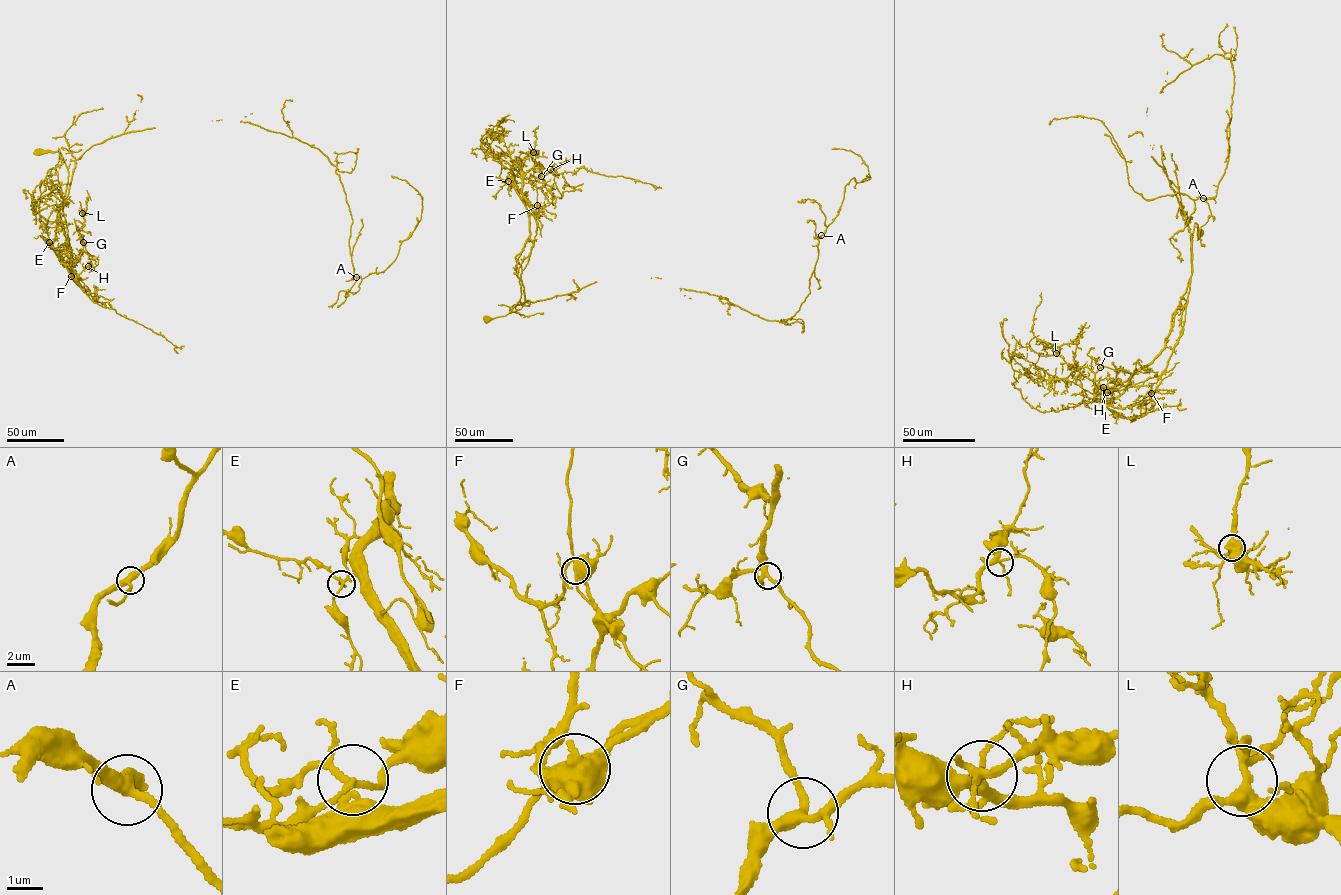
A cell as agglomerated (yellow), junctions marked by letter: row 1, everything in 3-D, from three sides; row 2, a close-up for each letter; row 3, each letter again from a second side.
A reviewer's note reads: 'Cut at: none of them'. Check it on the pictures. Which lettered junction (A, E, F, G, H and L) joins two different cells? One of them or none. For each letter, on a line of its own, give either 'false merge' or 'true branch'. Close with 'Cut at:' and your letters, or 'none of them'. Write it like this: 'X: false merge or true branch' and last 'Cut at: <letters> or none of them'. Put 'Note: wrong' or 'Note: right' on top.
Note: right
A: true branch
E: true branch
F: true branch
G: true branch
H: true branch
L: true branch
Cut at: none of them

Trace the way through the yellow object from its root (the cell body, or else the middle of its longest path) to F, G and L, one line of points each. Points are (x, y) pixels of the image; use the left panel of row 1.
F: (37, 152), (59, 152), (68, 170), (65, 196), (58, 211), (72, 255), (71, 276)
G: (37, 152), (59, 152), (68, 170), (58, 211), (68, 246), (61, 251), (60, 262), (76, 263), (83, 242)
L: (37, 152), (59, 152), (68, 170), (58, 211), (64, 264), (82, 250), (82, 213)

